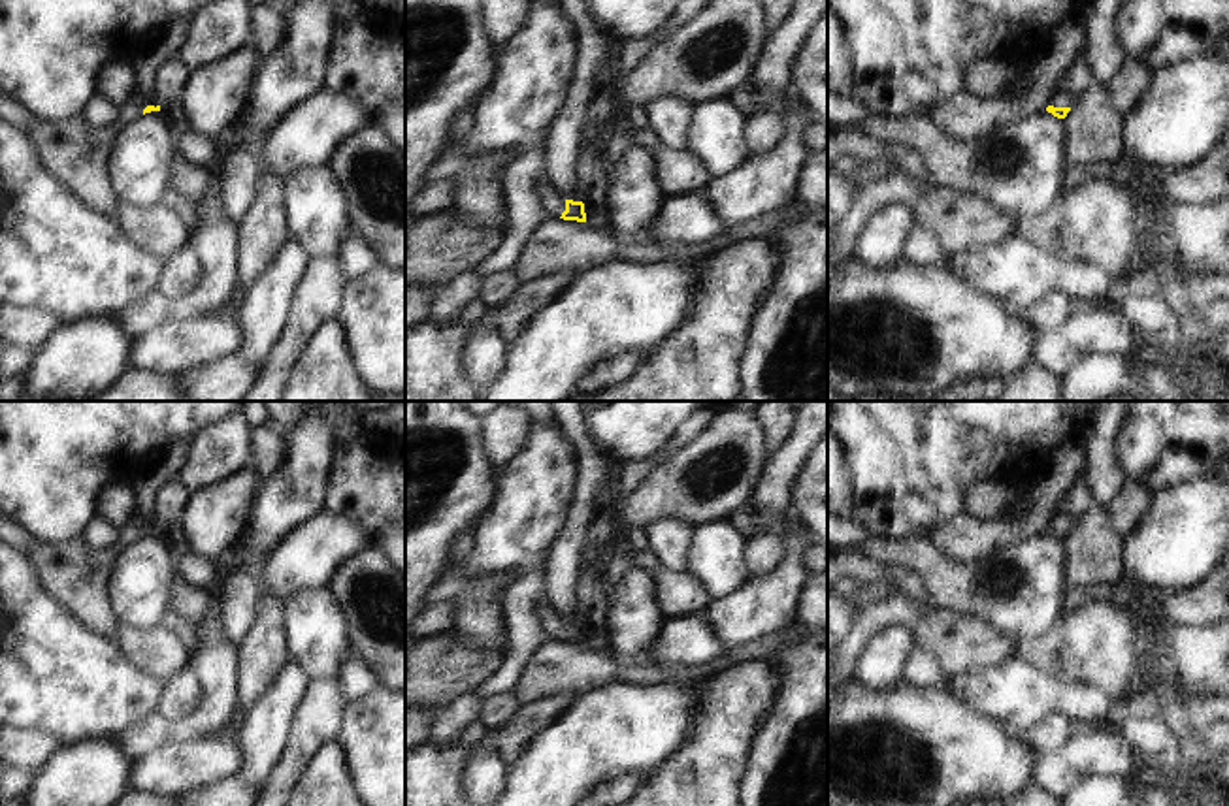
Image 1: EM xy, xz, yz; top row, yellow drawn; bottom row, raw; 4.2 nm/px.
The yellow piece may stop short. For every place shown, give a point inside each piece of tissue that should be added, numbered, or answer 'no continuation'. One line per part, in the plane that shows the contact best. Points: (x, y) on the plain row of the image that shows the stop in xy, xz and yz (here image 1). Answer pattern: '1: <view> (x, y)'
1: yz (1060, 520)

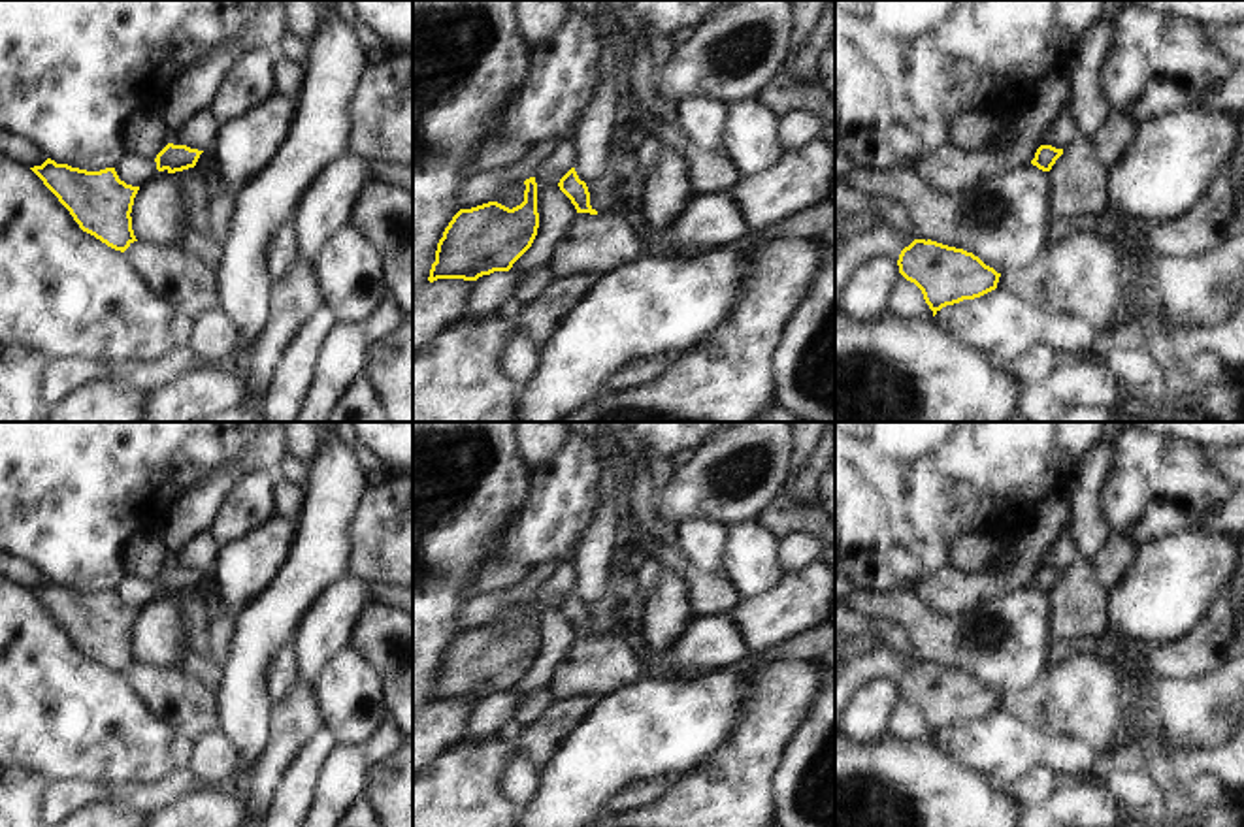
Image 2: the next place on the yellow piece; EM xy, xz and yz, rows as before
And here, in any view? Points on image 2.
no continuation

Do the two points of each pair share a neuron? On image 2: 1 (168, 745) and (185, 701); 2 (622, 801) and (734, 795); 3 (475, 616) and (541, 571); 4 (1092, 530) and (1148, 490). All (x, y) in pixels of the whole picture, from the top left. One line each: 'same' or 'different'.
1: different
2: different
3: same
4: different

